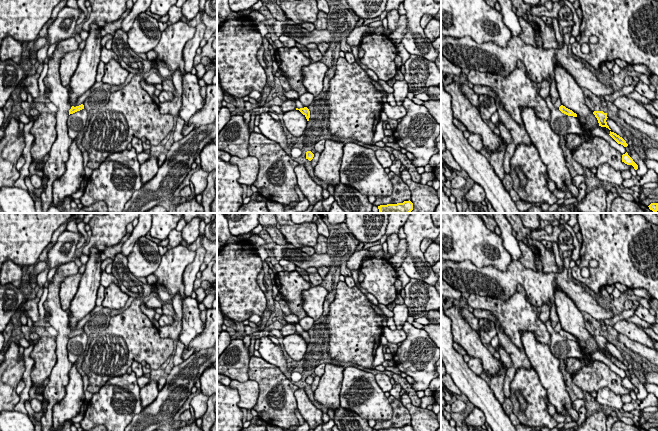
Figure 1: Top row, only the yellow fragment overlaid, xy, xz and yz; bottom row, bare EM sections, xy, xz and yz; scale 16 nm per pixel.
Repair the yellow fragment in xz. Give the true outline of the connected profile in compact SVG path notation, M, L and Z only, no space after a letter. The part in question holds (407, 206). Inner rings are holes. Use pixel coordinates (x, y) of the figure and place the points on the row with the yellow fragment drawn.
M409 200L403 203L380 205L378 209L378 213L410 213L413 210L413 203Z

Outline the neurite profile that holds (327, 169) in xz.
M327 139L325 147L320 153L317 165L314 167L314 175L327 185L335 186L340 183L340 167L343 156L342 142Z

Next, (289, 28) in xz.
M273 20L270 23L273 26L274 33L279 37L281 35L286 35L293 38L297 43L302 45L308 45L309 43L330 43L333 42L335 39L333 35L334 32L330 30L313 30L307 31L306 29L302 28L301 25L295 24L291 20L286 21L278 21Z

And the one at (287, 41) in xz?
M286 35L279 36L279 41L285 47L288 47L288 48L295 47L295 45L296 45L296 41L293 38L286 36Z

